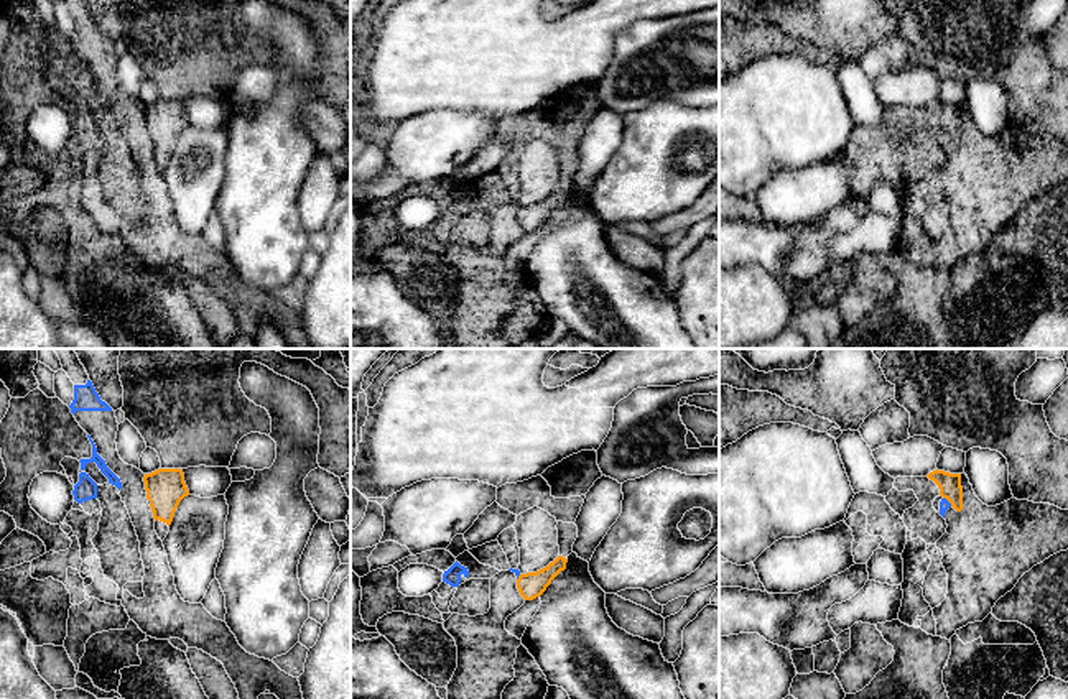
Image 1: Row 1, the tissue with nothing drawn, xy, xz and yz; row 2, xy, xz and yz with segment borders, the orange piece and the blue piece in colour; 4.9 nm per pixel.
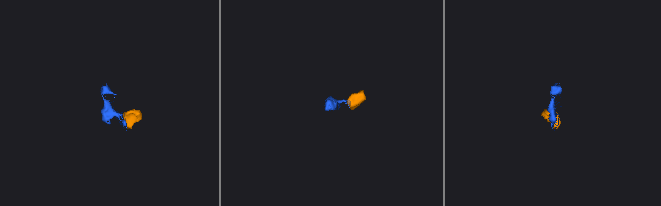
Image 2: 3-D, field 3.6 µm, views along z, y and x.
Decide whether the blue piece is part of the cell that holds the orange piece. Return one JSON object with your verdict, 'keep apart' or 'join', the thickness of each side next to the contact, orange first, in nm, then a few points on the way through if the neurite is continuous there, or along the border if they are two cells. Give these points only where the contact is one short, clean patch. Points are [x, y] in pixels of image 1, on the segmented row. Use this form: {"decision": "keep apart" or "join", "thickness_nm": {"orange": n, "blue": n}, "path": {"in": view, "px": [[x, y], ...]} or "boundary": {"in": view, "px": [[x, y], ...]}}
{"decision": "keep apart", "thickness_nm": {"orange": 110, "blue": 50}, "boundary": {"in": "yz", "px": [[943, 497], [951, 505]]}}

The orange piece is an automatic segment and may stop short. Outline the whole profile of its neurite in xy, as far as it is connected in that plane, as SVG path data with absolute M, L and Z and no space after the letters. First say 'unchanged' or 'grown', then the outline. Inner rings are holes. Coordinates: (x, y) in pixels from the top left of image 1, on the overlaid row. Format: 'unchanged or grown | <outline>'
grown | M158 469L145 474L143 482L155 518L155 531L163 541L179 502L189 495L184 474L181 469Z

